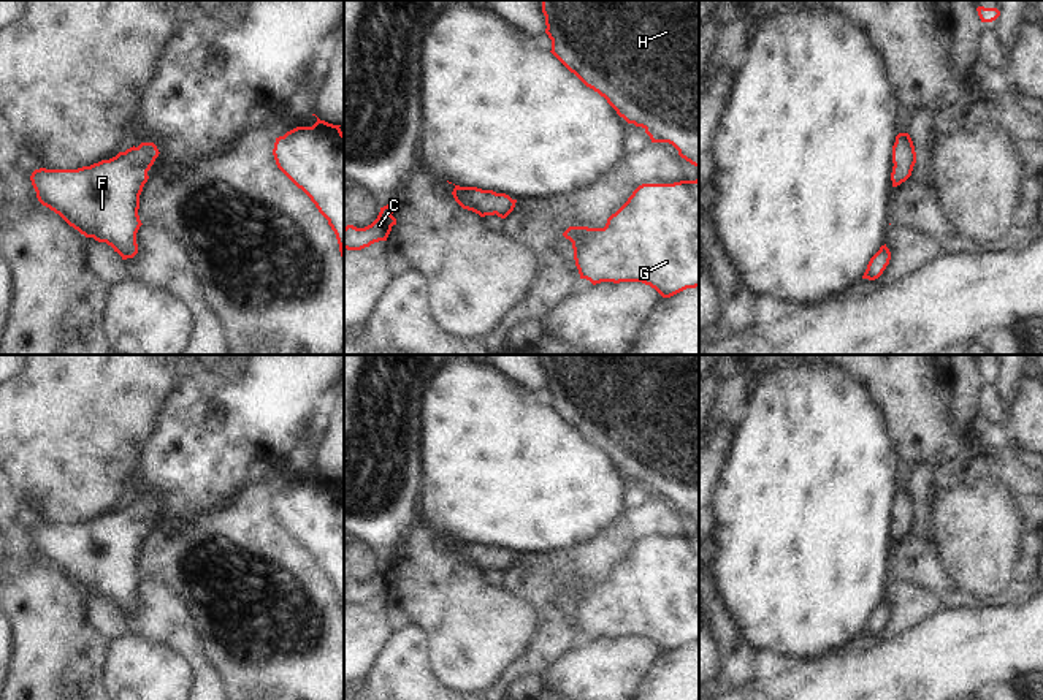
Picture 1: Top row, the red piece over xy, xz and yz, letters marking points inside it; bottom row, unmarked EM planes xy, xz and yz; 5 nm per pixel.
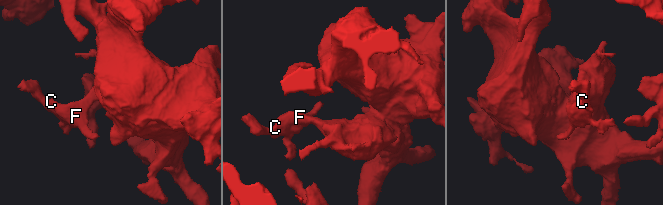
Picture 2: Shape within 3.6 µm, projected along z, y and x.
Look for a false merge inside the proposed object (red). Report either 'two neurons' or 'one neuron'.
one neuron

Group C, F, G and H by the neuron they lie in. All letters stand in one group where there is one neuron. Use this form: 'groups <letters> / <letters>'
groups C F G H

